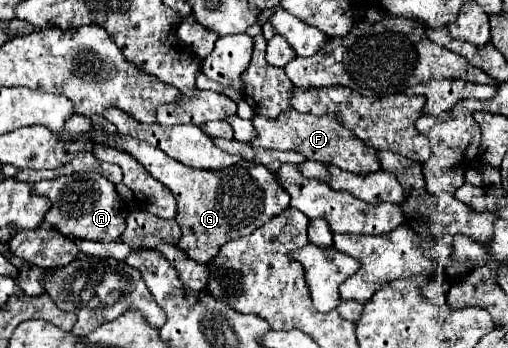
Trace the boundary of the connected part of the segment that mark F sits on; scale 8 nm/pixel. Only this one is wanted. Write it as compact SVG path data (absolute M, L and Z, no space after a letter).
M289 108L287 112L281 112L275 120L255 116L253 126L257 130L257 138L251 142L253 146L273 148L273 150L295 150L303 154L307 160L335 164L341 170L347 170L353 174L369 174L381 168L377 150L369 148L355 134L351 134L341 122L337 122L335 116L329 116L329 114L317 118L313 114L301 114L295 108Z

